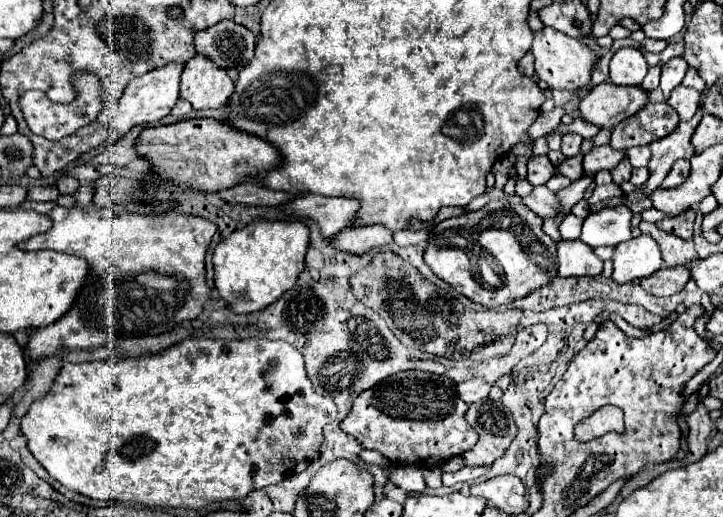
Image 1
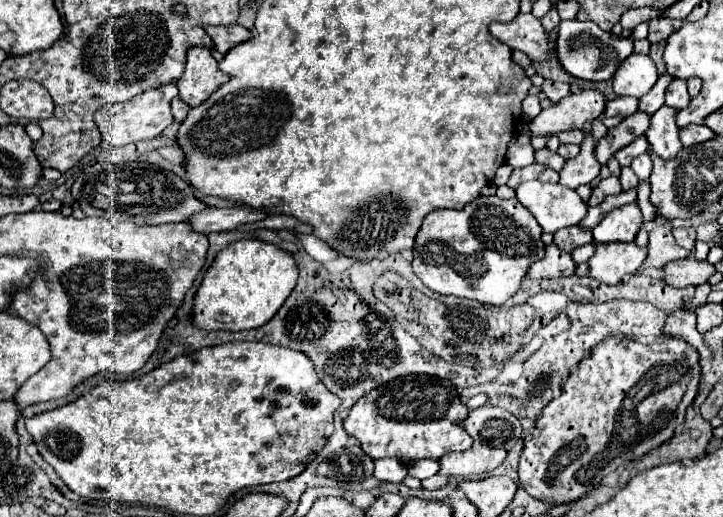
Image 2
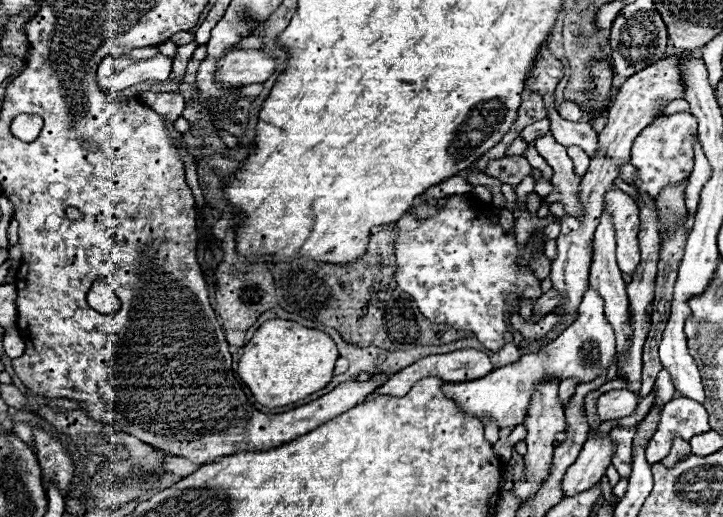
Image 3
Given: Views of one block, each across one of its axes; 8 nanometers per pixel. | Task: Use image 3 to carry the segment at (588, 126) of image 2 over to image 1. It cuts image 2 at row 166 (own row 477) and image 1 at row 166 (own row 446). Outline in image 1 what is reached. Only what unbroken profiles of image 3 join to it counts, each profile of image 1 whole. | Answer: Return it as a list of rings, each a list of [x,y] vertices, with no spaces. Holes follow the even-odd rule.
[[[594,146],[588,154],[584,154],[584,176],[594,176],[598,170],[612,170],[622,158],[624,152],[612,150],[610,146]]]

